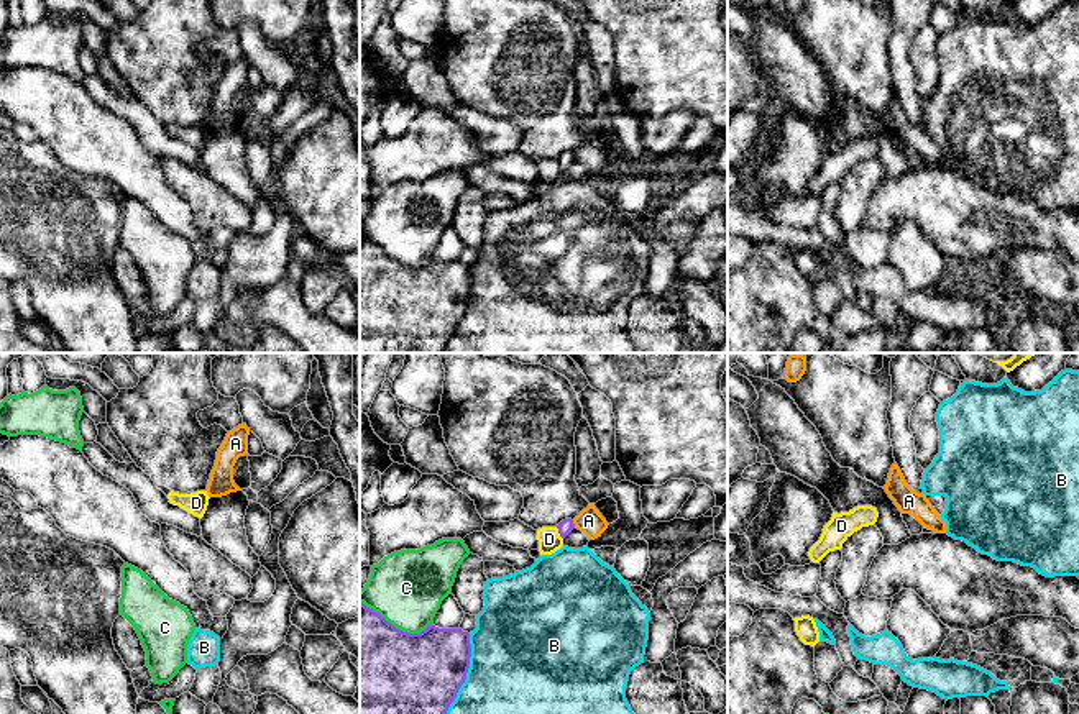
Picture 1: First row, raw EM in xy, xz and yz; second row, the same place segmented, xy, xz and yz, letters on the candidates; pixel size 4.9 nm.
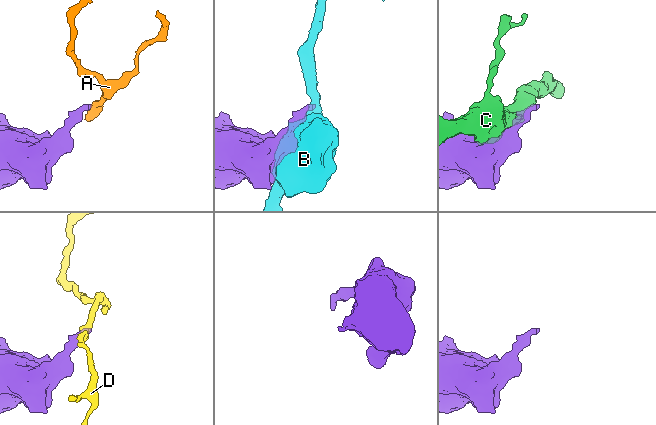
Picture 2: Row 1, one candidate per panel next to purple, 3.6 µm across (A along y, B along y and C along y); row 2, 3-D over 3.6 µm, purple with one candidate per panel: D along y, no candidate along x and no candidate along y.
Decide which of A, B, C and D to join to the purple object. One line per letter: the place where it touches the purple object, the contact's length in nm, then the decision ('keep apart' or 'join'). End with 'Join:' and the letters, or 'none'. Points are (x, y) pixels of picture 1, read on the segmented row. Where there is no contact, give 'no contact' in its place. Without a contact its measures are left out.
A: contact xz (573, 524); length 40 nm; keep apart
B: contact xz (467, 672); length 420 nm; keep apart
C: contact xz (394, 627); length 380 nm; keep apart
D: contact xz (559, 532); length 70 nm; keep apart
Join: none

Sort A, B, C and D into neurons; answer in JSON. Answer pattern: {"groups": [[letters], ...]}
{"groups": [["A"], ["B"], ["C"], ["D"]]}

